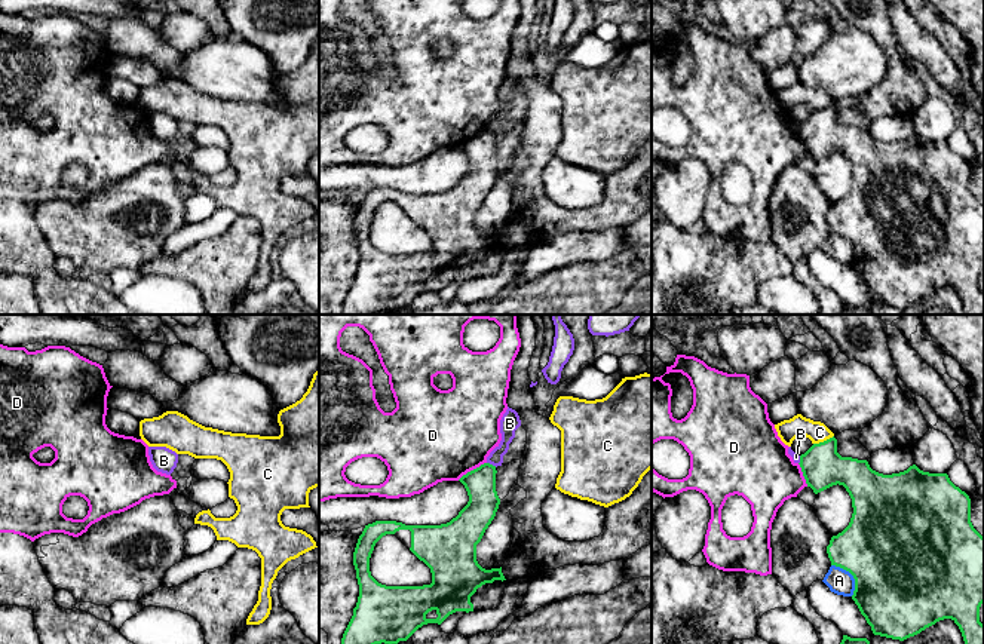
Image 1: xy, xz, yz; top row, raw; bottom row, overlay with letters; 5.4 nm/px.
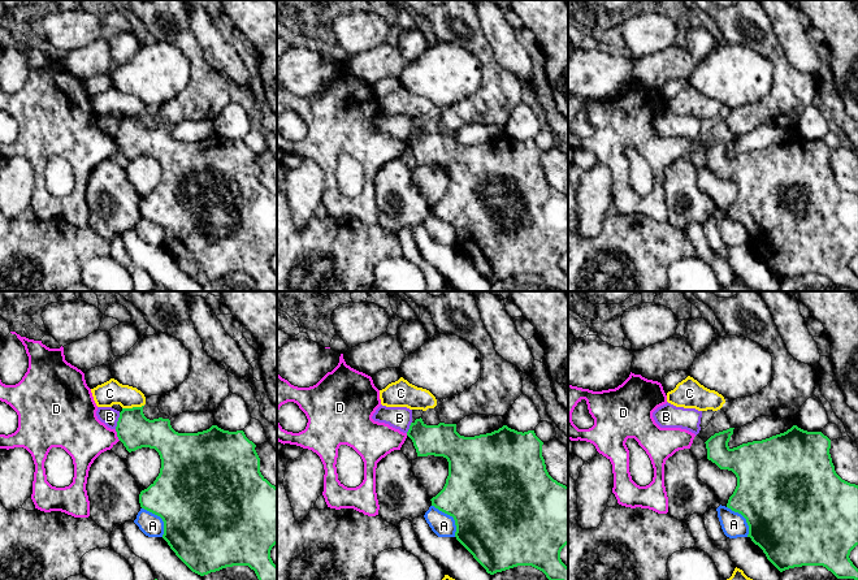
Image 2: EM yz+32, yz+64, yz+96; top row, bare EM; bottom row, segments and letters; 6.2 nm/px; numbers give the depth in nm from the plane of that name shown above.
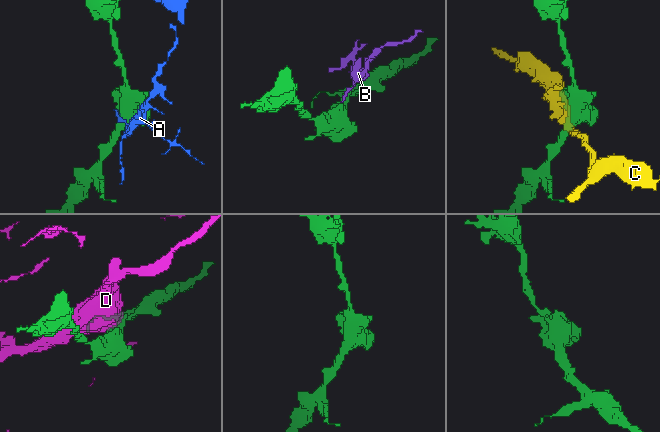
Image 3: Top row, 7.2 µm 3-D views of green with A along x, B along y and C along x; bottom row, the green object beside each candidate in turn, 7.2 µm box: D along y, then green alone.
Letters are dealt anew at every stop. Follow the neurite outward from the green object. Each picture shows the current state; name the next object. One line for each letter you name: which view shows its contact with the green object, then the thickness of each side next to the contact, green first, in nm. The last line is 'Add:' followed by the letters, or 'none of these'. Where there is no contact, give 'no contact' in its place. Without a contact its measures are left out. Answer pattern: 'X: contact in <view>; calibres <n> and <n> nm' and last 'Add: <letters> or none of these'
Add: none of these

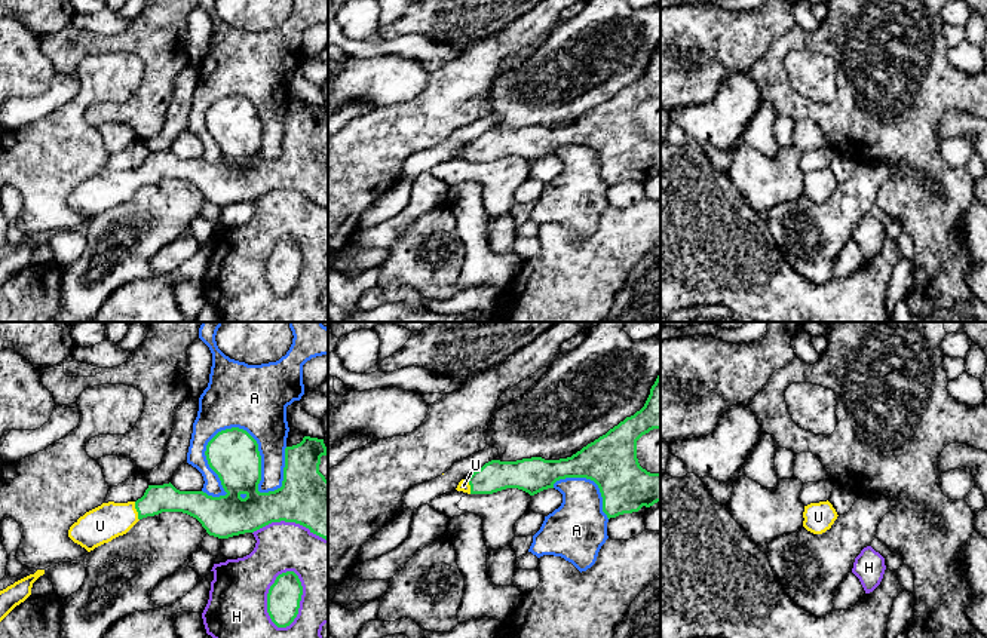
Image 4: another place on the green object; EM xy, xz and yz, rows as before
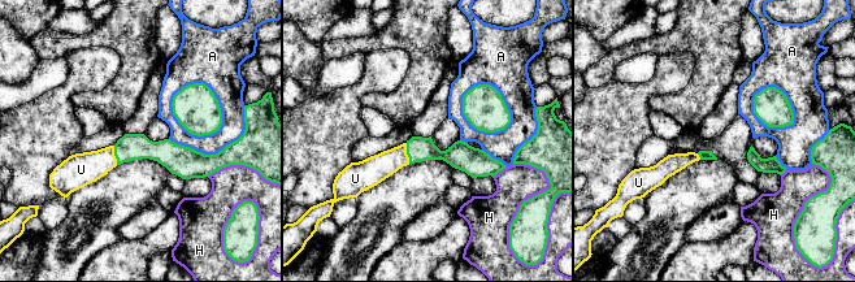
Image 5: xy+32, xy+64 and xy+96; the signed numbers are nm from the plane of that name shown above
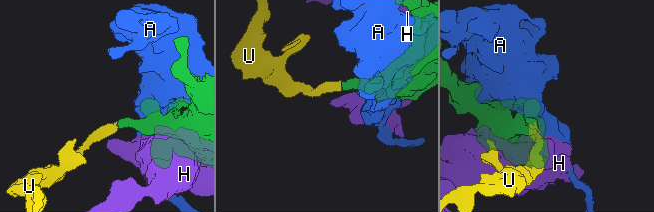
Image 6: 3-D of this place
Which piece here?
U: contact in xy; calibres 150 and 200 nm
Add: U

